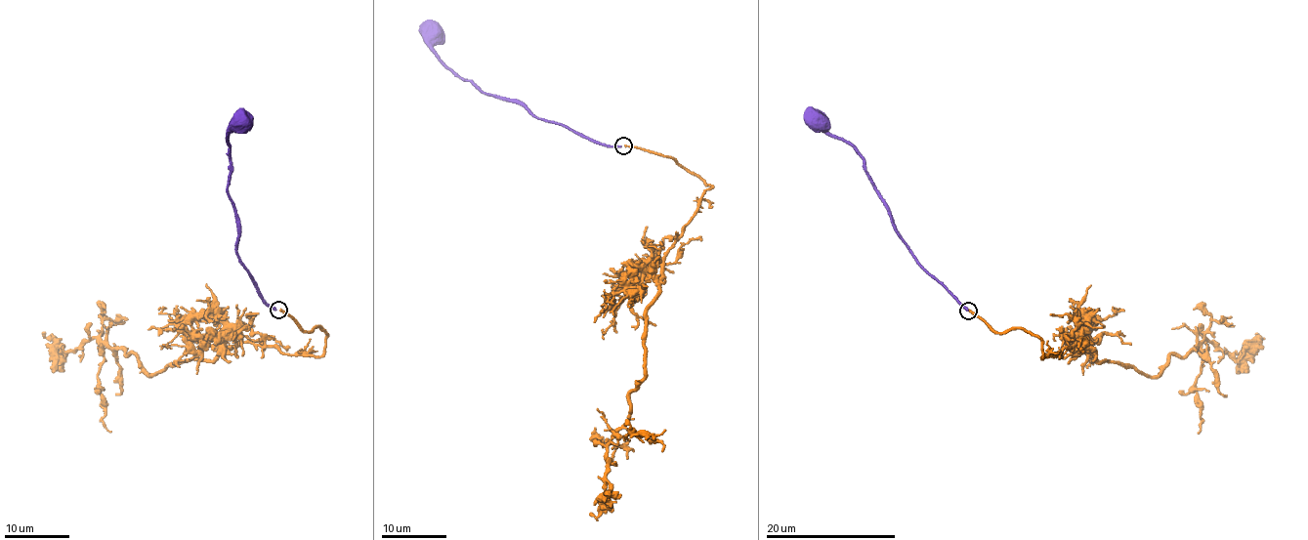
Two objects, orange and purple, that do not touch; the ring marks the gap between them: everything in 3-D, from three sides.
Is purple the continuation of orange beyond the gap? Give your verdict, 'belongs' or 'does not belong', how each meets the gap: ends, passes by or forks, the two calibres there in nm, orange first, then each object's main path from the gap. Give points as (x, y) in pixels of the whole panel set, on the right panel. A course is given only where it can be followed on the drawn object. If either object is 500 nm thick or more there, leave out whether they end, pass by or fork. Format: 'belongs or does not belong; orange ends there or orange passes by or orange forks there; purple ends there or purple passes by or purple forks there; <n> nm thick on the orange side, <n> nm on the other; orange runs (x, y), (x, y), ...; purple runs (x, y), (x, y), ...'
belongs; orange ends there; purple ends there; 200 nm thick on the orange side, 240 nm on the other; orange runs (969, 311), (996, 332), (1028, 330), (1042, 358), (1078, 345), (1151, 376), (1203, 340), (1243, 358), (1256, 333); purple runs (966, 311), (925, 270), (894, 228), (889, 207), (875, 189), (861, 153), (827, 133), (818, 120)

